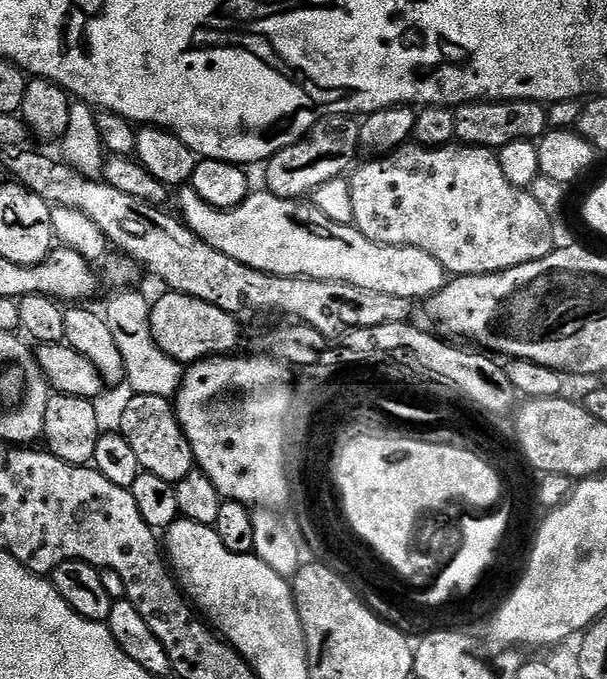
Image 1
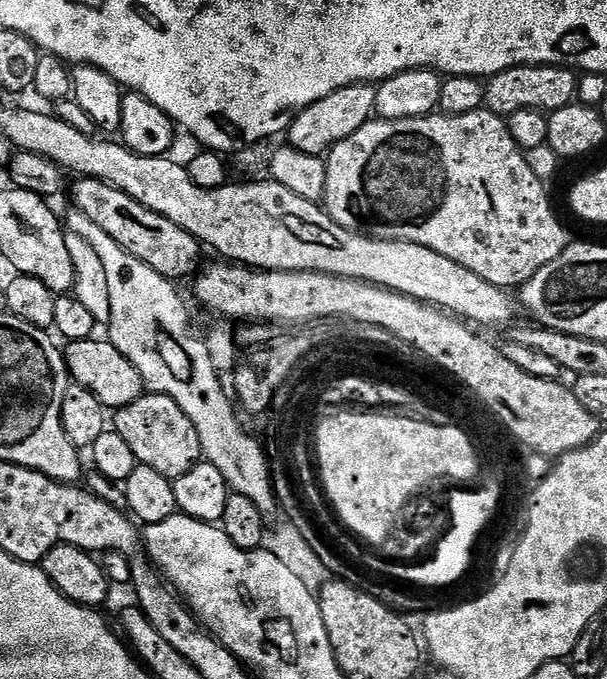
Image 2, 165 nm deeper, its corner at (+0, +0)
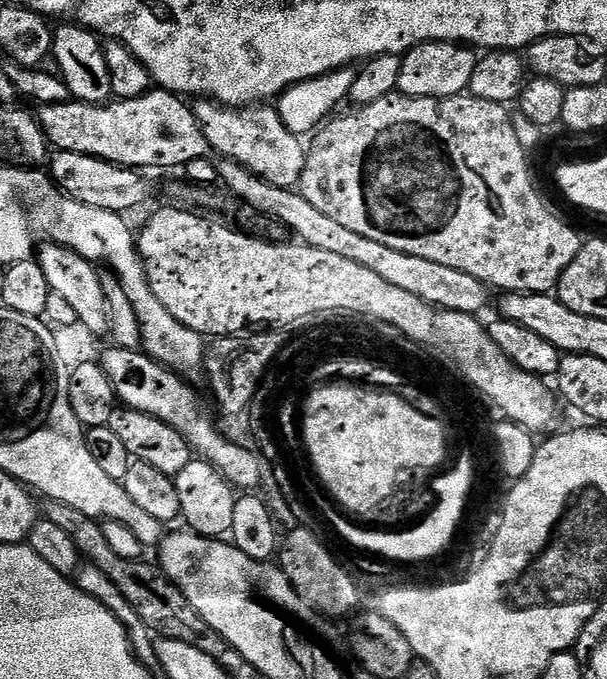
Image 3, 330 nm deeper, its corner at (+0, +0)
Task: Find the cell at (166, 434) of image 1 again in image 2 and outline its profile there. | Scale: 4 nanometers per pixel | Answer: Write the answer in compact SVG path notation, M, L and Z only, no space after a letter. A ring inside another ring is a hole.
M157 392L145 394L115 409L114 416L114 431L130 445L130 450L134 450L137 464L150 466L150 470L158 470L158 474L174 481L182 478L186 470L201 463L202 442L198 442L198 430L194 430L194 422L186 418L182 406L178 406L174 398Z

